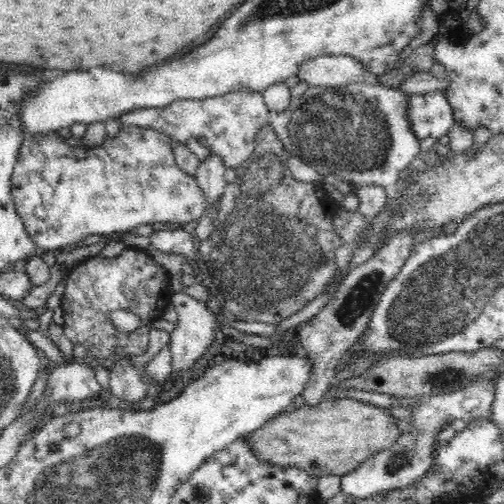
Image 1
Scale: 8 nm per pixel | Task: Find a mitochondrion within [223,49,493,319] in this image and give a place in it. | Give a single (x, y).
(347, 131)

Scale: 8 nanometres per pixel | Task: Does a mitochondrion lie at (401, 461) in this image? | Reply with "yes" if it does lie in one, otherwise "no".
yes

